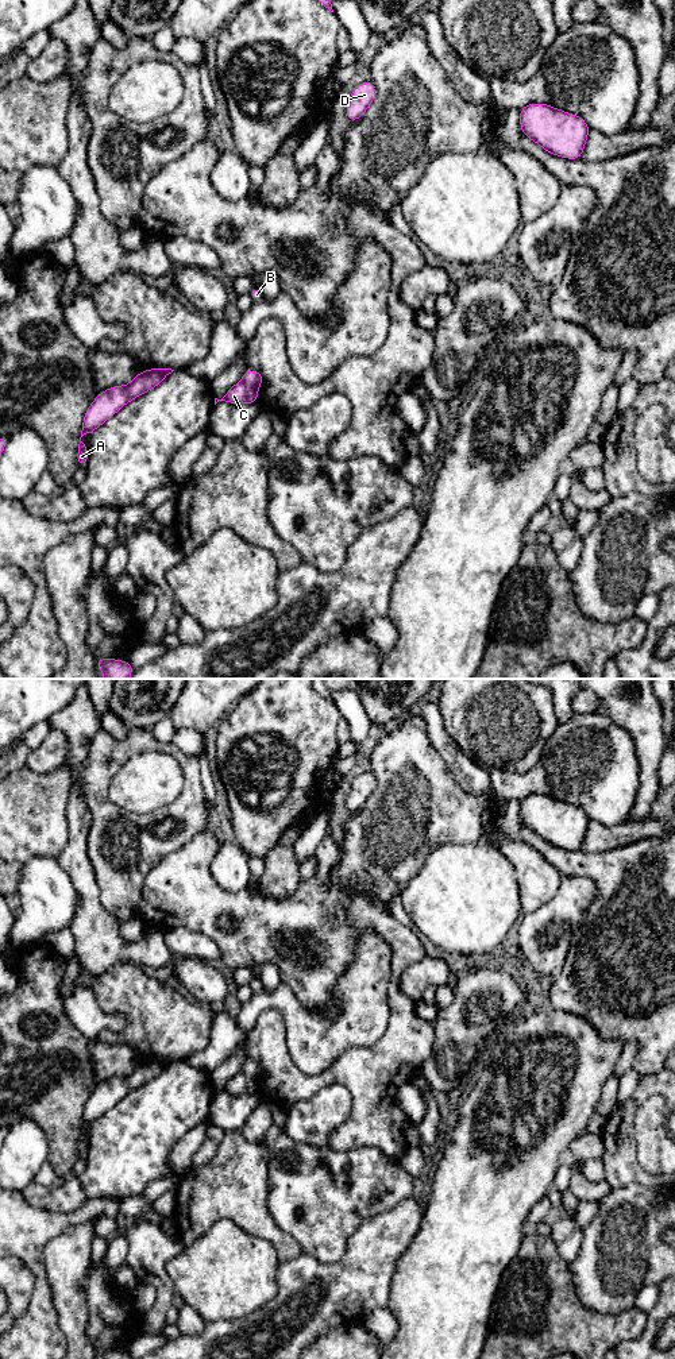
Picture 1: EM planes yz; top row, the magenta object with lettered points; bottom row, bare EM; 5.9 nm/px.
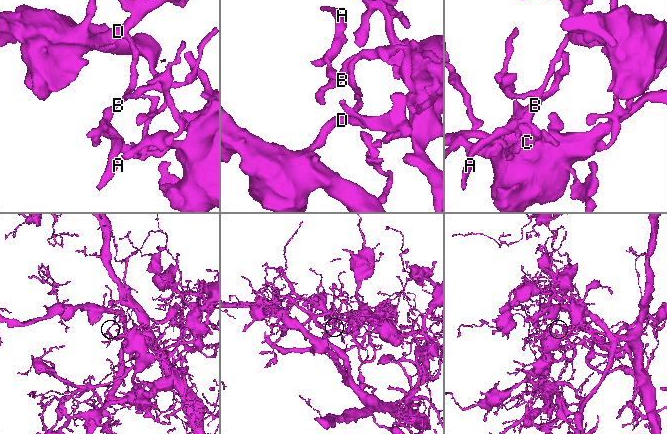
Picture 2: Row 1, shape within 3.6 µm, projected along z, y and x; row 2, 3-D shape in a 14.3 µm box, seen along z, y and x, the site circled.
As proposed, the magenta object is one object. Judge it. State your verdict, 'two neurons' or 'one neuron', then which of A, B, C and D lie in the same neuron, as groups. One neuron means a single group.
two neurons | A B D / C

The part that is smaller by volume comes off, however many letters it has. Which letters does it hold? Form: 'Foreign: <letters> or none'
Foreign: C

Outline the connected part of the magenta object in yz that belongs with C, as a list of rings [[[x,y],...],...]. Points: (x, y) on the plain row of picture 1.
[[[240,1072],[236,1076],[234,1076],[221,1090],[215,1089],[215,1096],[219,1092],[225,1092],[234,1096],[255,1094],[256,1090],[258,1080],[248,1078],[243,1072]]]

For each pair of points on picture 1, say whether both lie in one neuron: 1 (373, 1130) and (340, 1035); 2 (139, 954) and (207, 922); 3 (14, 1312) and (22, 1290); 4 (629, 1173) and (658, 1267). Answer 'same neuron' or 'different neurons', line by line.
1: different neurons
2: different neurons
3: same neuron
4: different neurons

